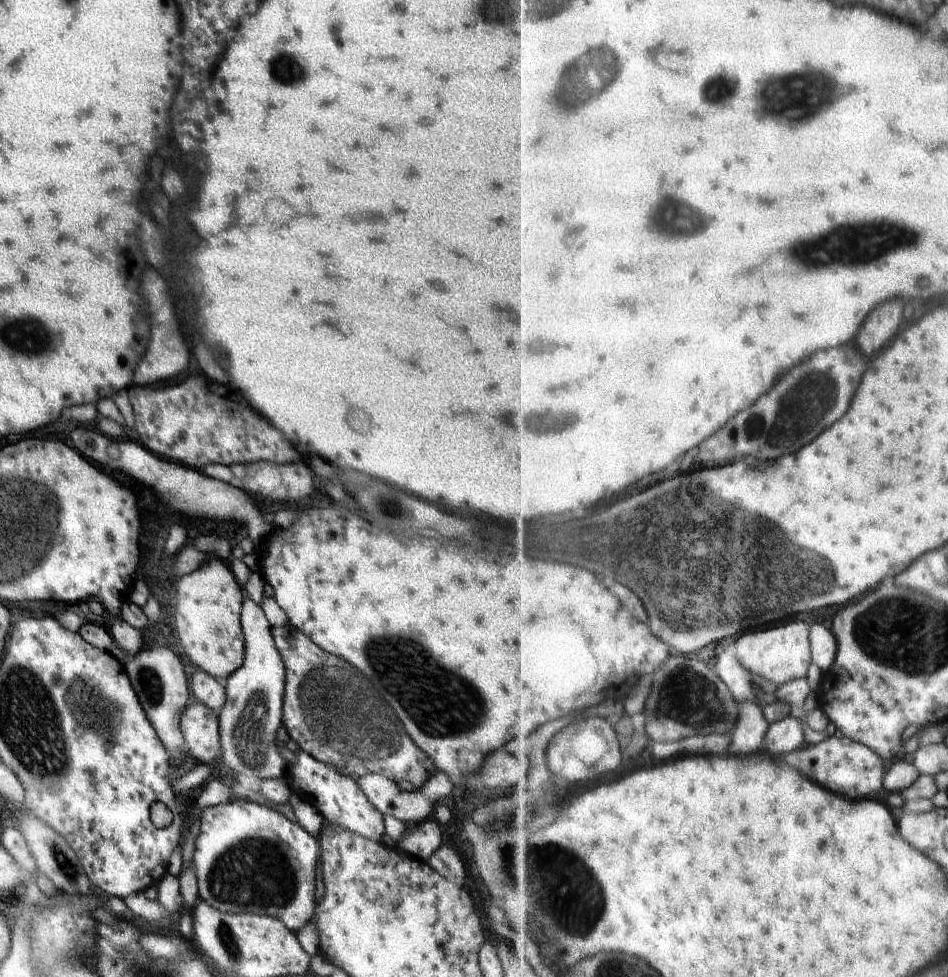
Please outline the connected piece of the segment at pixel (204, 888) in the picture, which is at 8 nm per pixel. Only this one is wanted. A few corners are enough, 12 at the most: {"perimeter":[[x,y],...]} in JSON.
{"perimeter":[[238,799],[204,808],[187,855],[228,914],[314,920],[320,844]]}

